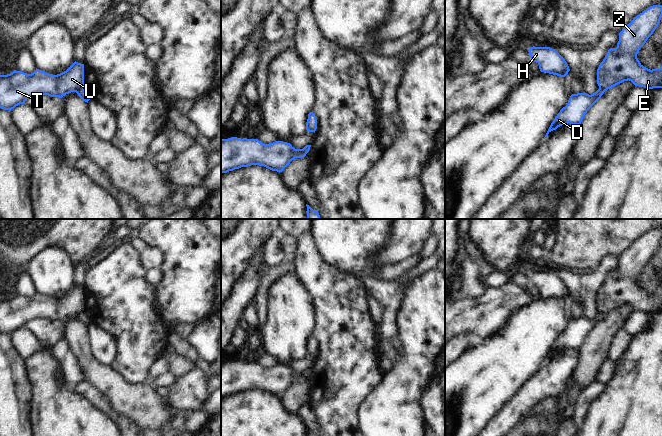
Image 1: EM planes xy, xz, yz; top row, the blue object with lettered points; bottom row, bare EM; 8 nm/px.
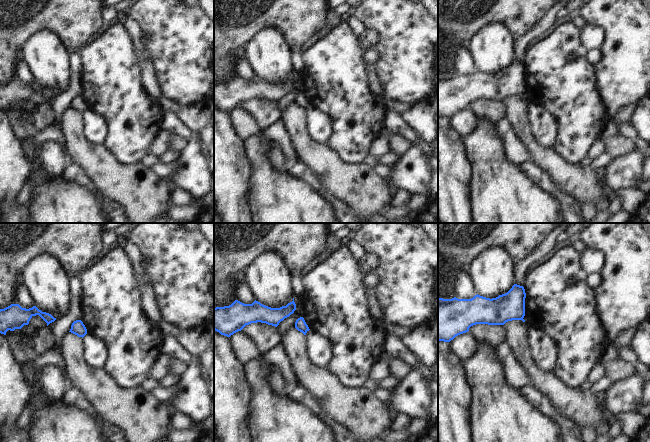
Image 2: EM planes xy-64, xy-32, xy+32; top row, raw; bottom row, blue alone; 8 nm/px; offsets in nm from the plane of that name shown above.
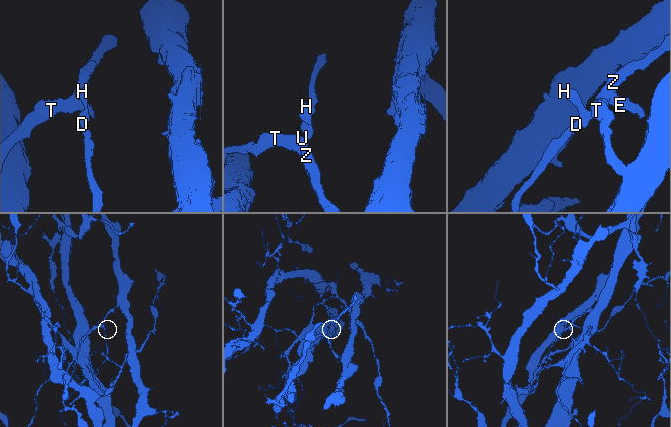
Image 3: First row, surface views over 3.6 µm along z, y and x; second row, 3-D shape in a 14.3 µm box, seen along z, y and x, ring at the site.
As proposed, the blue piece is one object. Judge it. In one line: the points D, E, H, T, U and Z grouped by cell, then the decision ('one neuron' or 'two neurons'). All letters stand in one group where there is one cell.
D H / E T U Z; two neurons

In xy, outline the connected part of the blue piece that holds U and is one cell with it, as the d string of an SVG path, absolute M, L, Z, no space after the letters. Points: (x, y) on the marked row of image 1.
M74 62L66 71L53 75L36 70L27 74L14 70L0 75L0 108L11 111L34 95L62 98L84 89L84 64Z

